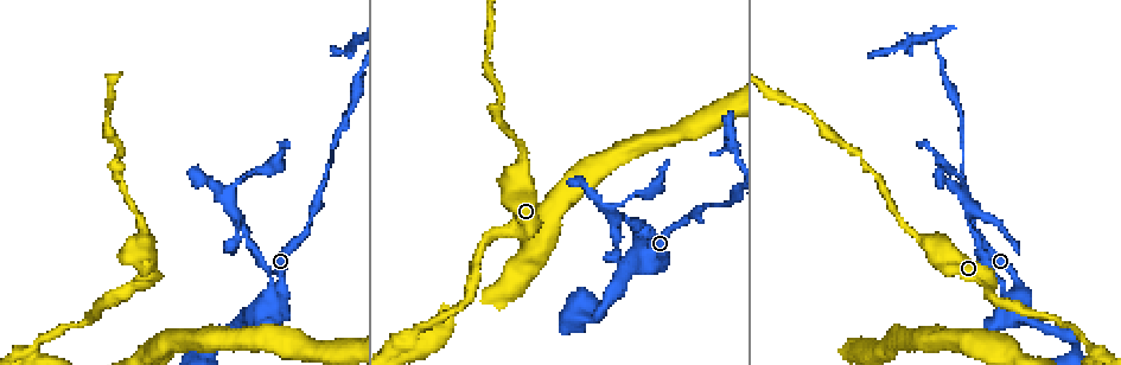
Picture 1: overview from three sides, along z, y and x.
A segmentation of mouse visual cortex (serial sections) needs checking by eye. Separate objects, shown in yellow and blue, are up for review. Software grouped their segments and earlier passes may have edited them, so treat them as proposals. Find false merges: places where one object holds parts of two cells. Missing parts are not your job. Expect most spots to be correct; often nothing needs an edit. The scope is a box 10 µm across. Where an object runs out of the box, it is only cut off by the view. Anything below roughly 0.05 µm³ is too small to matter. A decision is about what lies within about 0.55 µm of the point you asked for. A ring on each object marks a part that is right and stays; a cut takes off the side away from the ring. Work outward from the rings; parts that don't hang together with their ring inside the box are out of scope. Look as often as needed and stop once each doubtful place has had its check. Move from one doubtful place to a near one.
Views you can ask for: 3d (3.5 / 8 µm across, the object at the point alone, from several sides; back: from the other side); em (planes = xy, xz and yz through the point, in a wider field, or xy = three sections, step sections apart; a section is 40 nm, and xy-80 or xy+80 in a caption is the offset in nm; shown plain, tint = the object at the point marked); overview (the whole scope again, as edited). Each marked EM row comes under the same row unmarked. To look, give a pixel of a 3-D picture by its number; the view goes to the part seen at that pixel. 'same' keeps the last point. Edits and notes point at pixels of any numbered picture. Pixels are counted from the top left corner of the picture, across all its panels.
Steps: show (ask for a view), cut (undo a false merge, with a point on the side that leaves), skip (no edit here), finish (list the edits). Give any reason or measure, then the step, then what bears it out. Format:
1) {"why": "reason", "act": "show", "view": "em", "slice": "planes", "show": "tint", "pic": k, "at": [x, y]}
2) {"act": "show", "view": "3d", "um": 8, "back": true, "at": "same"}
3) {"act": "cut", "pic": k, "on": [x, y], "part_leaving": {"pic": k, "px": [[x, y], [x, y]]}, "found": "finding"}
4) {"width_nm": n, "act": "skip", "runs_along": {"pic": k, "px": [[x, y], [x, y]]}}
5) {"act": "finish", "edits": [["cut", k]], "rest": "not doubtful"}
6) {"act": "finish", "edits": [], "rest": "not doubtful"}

{"act": "show", "view": "3d", "um": 8, "pic": 1, "at": [649, 254]}

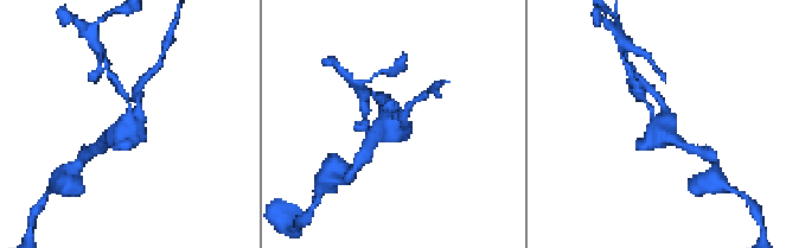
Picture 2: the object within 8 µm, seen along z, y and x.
{"act": "show", "view": "em", "slice": "xy", "step": 2, "show": "tint", "at": "same"}

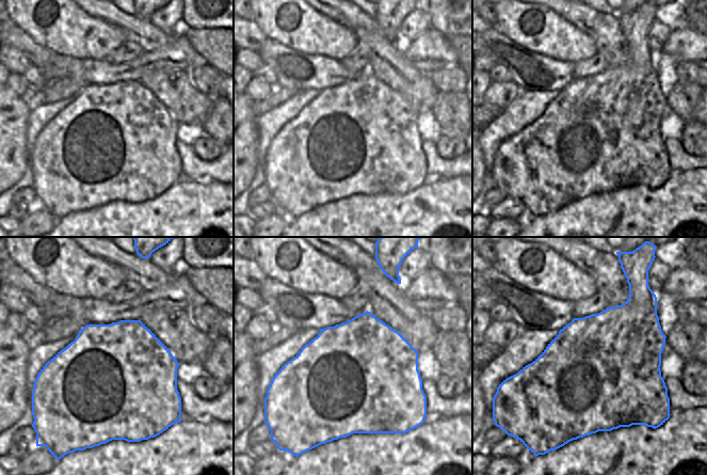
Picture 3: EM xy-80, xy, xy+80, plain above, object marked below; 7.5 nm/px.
{"width_nm": 850, "act": "skip", "found": "all the same cell"}

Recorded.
{"why": "looks like a crossing", "act": "show", "view": "3d", "um": 3.5, "pic": 1, "at": [610, 212]}

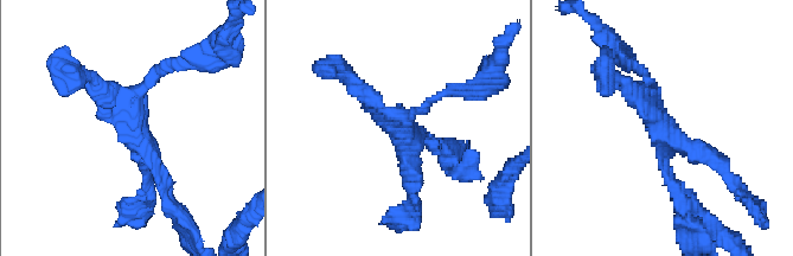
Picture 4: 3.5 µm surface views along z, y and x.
{"arms": 4, "arm_widths_nm": [100, 150, 200, 250], "why": "need the tissue", "act": "show", "view": "em", "slice": "xy", "step": 5, "show": "tint", "pic": 4, "at": [659, 121]}

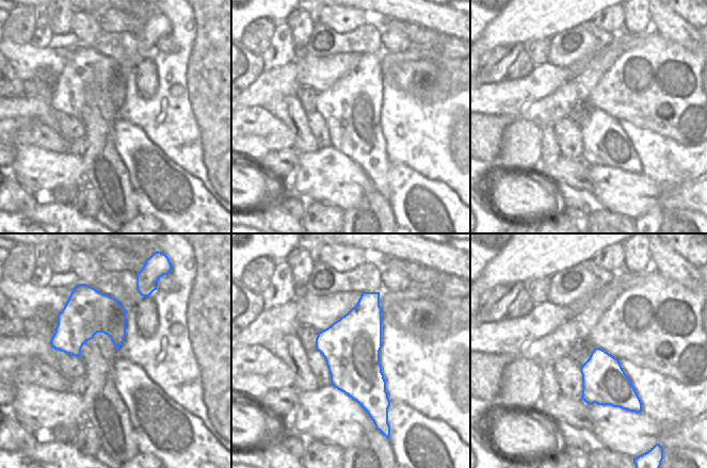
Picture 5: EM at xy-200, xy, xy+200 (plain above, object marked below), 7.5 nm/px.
{"act": "skip", "runs_along": {"pic": 4, "px": [[677, 189], [653, 87], [632, 65]]}, "found": "all the same cell"}

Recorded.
{"why": "sharp bend", "act": "show", "view": "3d", "um": 3.5, "pic": 1, "at": [35, 350]}

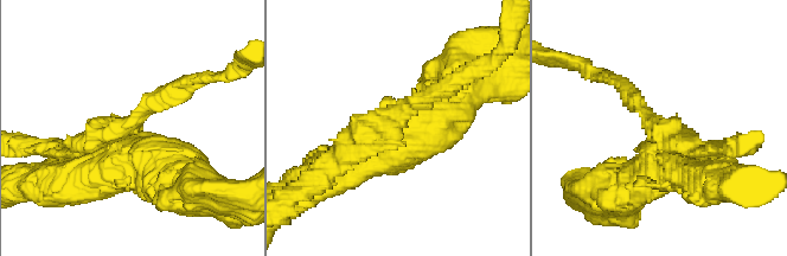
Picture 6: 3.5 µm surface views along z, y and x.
{"act": "show", "view": "em", "slice": "xy", "step": 5, "show": "tint", "pic": 6, "at": [135, 124]}

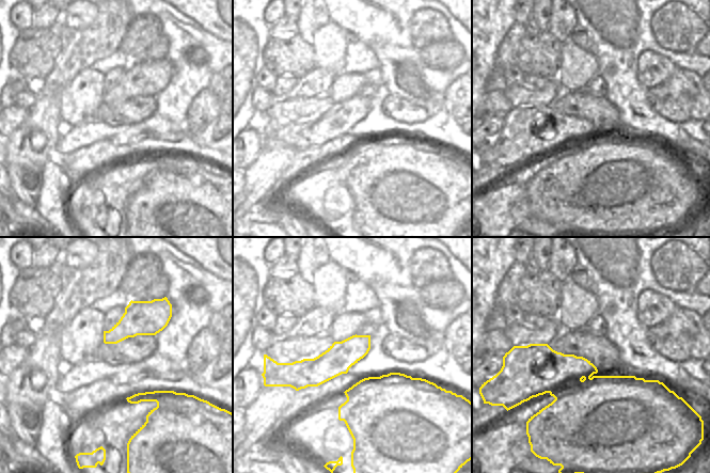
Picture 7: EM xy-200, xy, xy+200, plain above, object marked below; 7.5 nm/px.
{"why": "cut it another way", "act": "show", "view": "em", "slice": "xy", "step": 1, "show": "tint", "at": "same"}

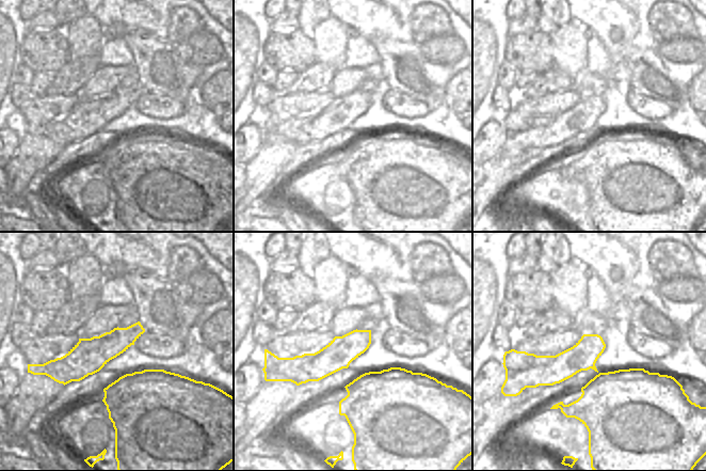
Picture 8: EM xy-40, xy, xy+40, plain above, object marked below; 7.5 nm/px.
{"arm_widths_nm": [250, 250, 500, 700], "act": "skip", "runs_along": {"pic": 6, "px": [[619, 80], [670, 130], [667, 167]]}, "found": "all the same cell"}

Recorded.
{"act": "finish", "edits": [], "rest": "not doubtful"}

